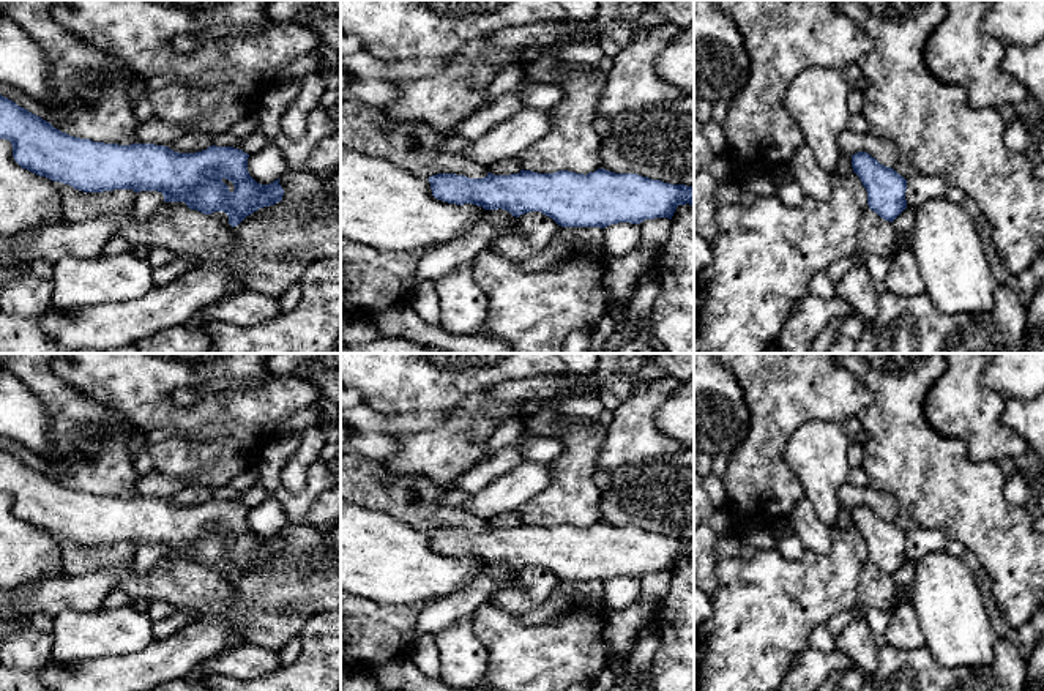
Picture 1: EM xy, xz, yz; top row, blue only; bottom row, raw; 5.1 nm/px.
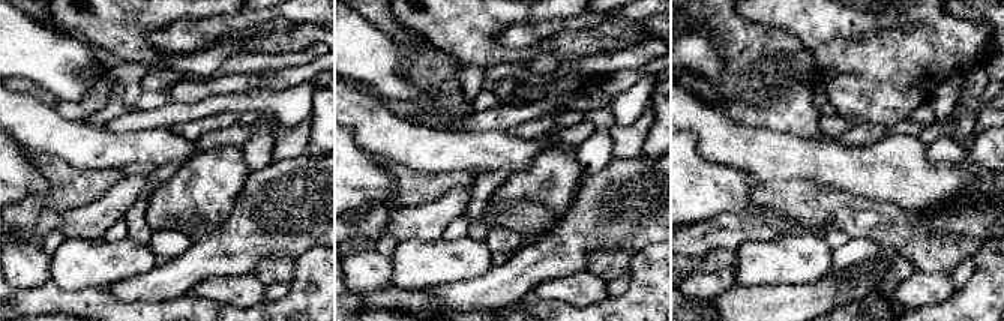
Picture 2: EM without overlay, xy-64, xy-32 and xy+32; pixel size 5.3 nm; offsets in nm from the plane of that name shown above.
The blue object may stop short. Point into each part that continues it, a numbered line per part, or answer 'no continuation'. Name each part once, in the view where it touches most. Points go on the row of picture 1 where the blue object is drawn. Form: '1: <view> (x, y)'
no continuation

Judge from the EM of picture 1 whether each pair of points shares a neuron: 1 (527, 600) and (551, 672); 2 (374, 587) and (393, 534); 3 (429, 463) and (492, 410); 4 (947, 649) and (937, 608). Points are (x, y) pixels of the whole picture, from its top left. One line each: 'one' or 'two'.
1: two
2: one
3: one
4: one

